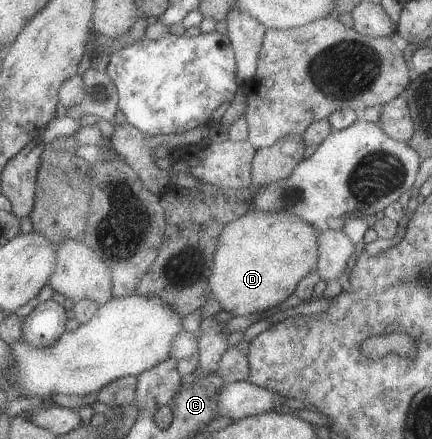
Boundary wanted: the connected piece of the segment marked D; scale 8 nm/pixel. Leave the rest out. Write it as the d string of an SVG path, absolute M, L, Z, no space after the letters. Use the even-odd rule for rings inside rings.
M255 209L241 220L232 222L219 237L210 278L211 294L225 311L236 317L270 311L296 294L304 278L319 269L320 250L319 228L289 211L272 213Z

